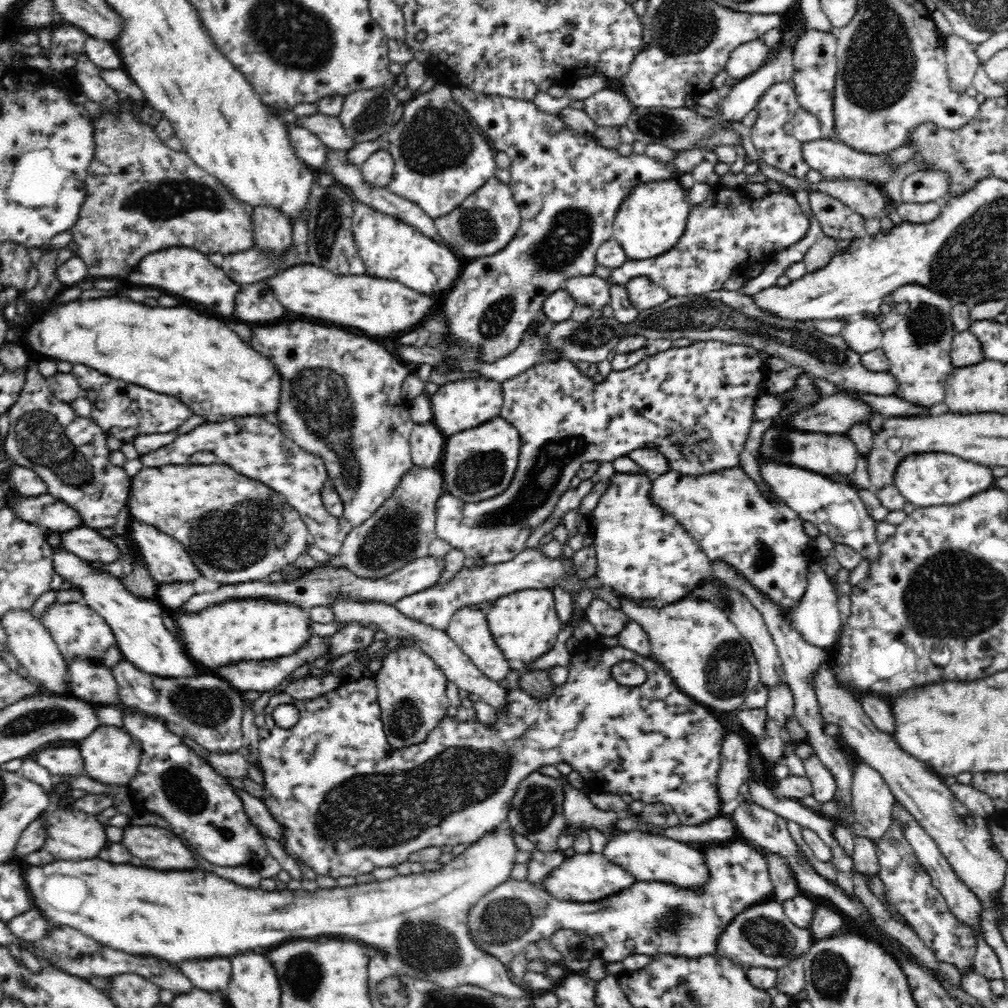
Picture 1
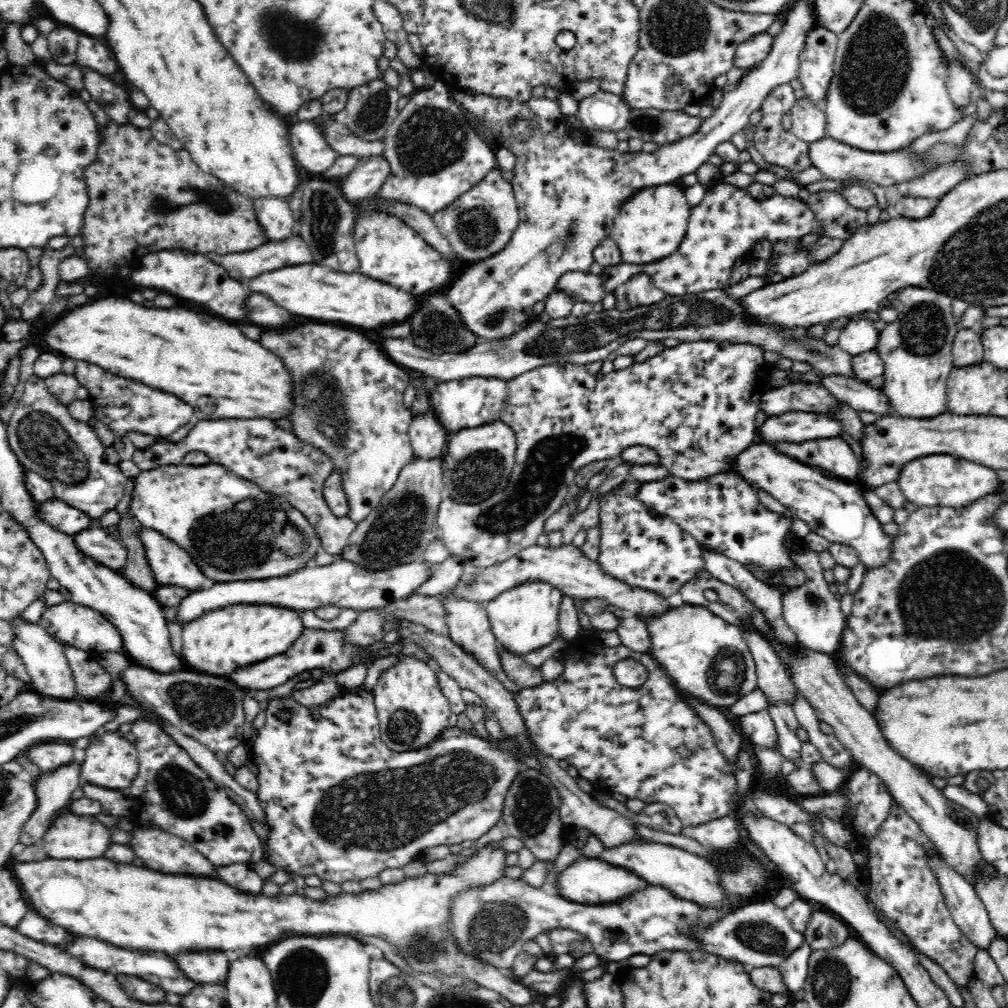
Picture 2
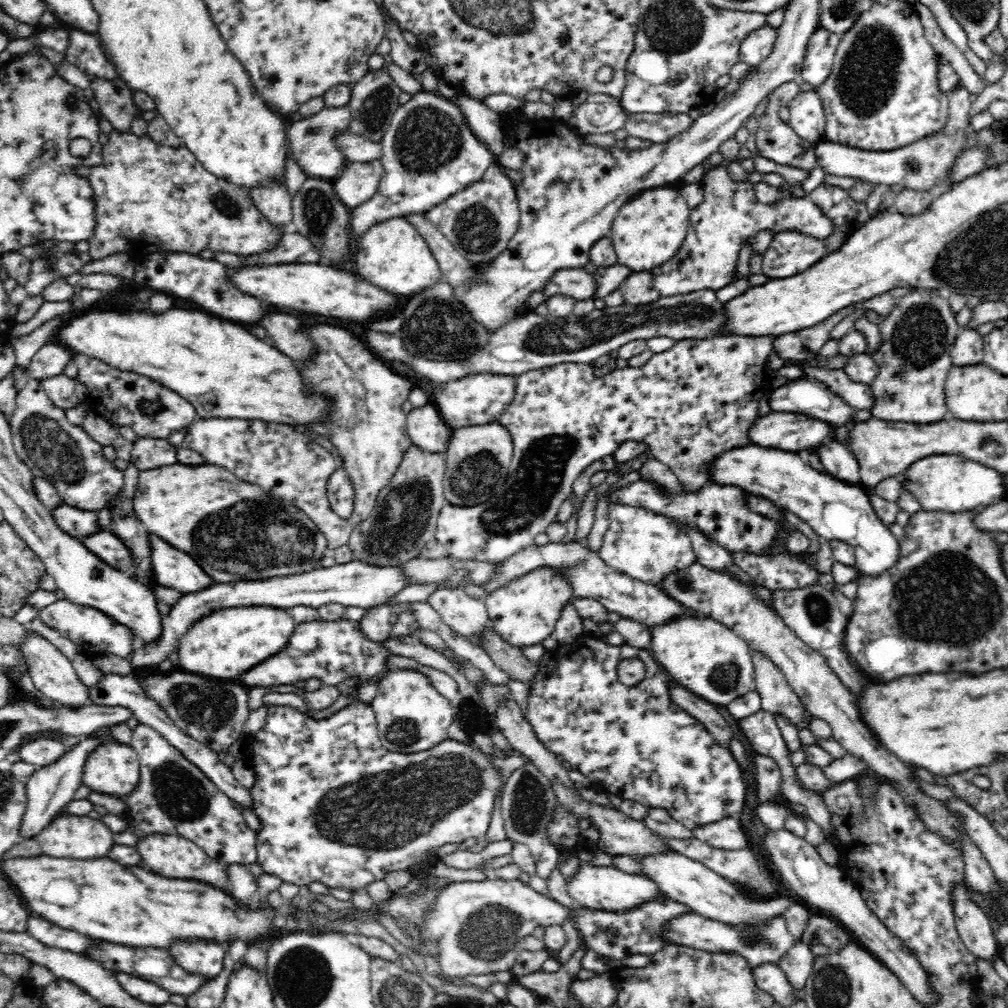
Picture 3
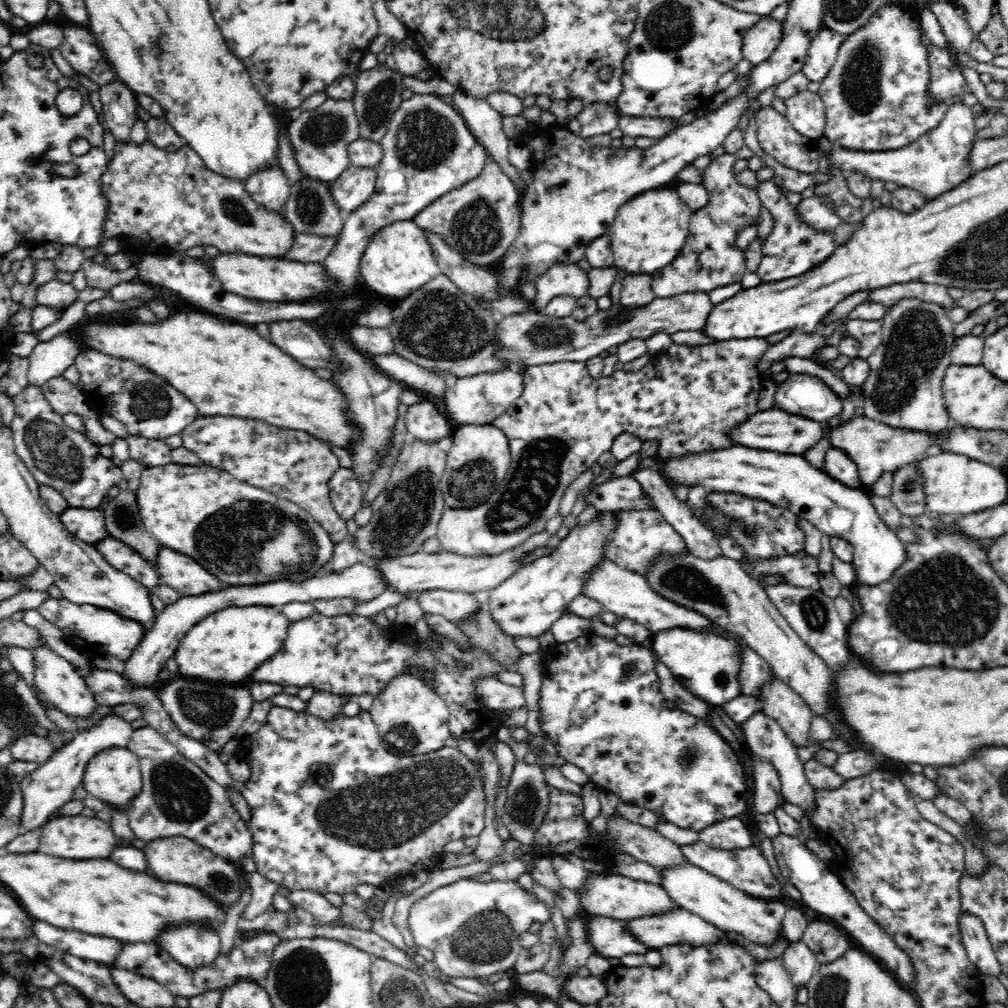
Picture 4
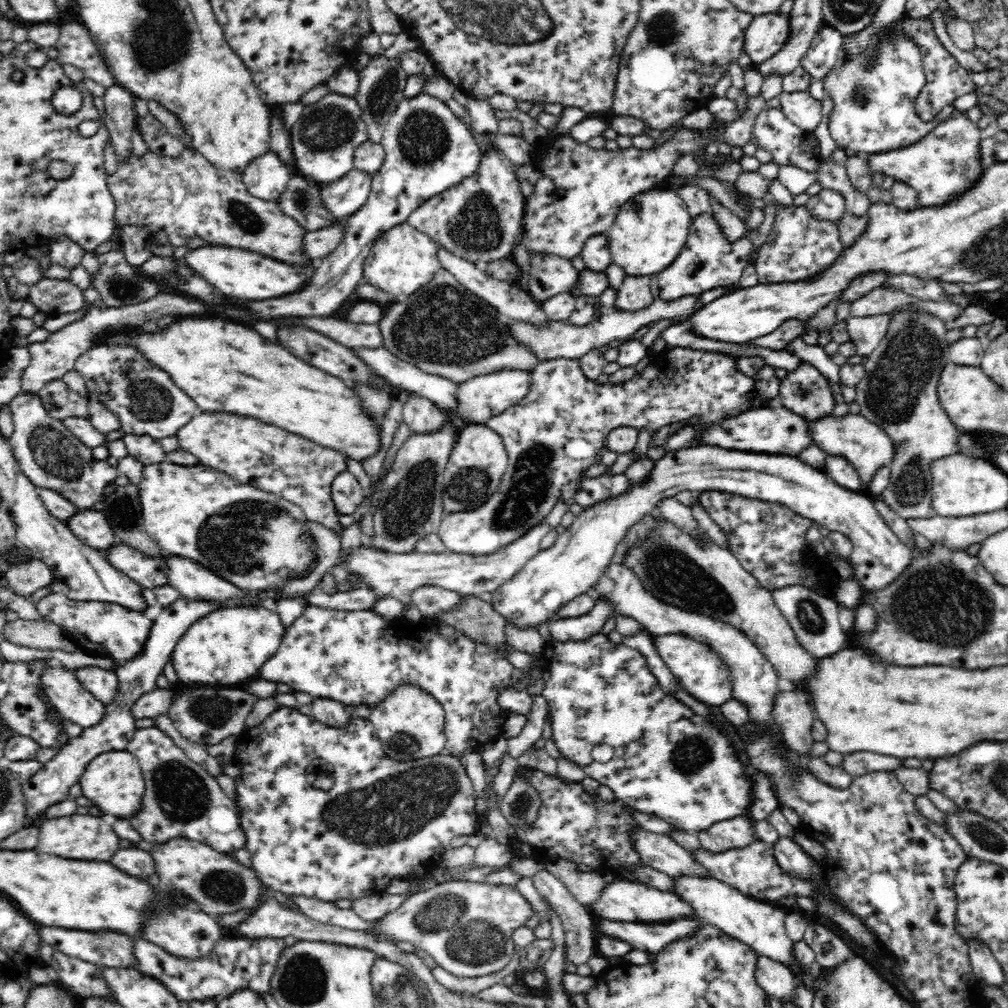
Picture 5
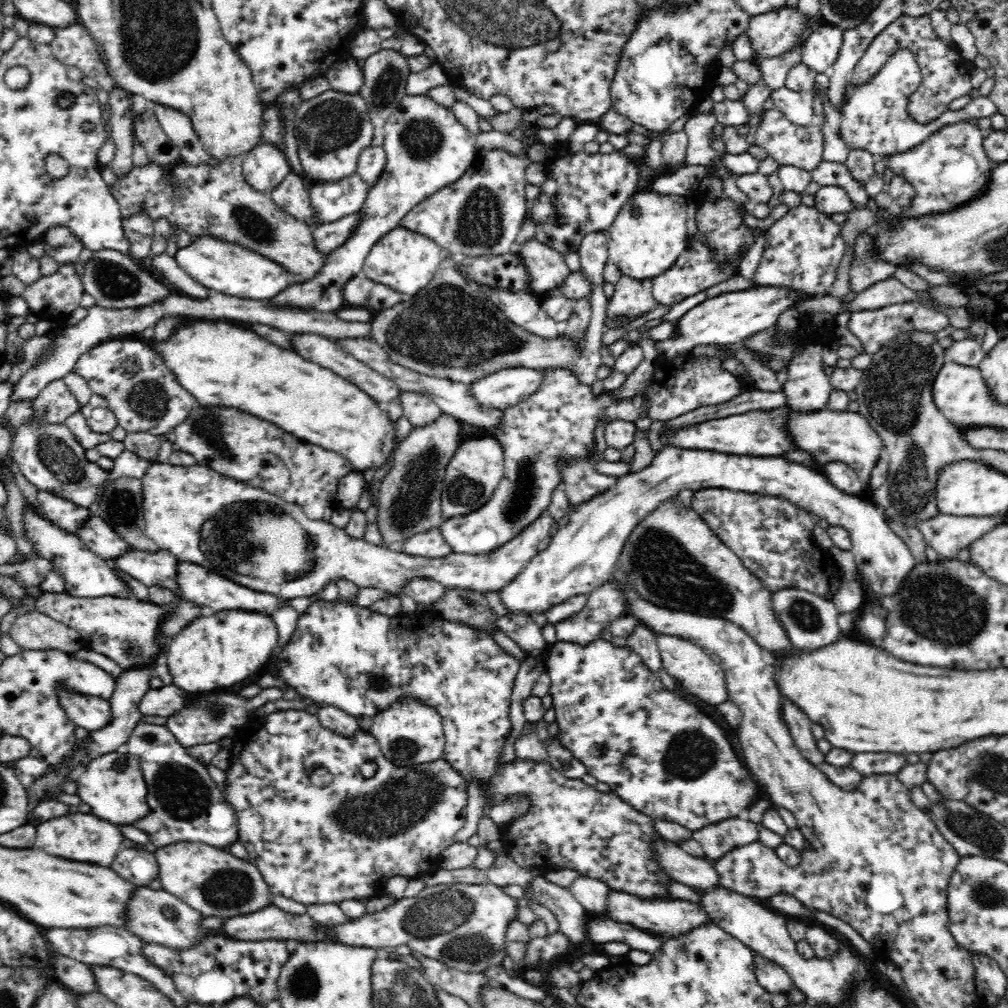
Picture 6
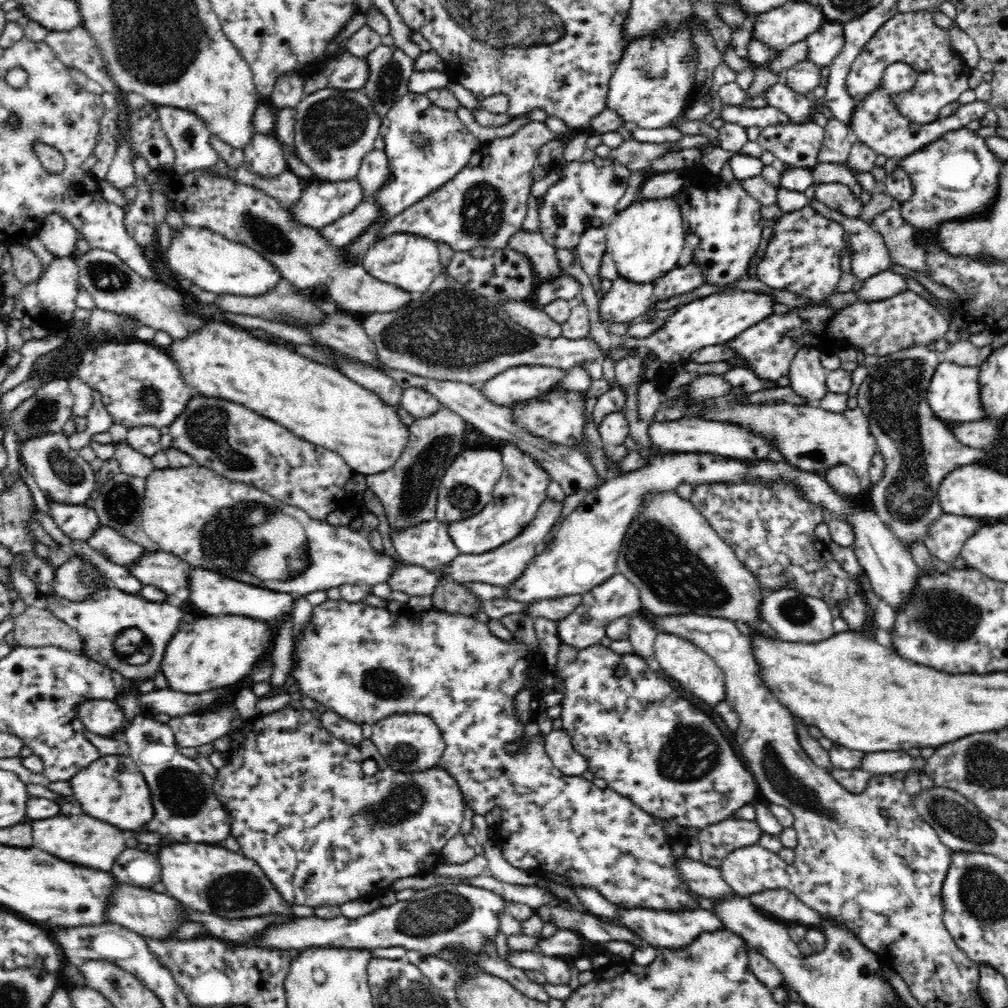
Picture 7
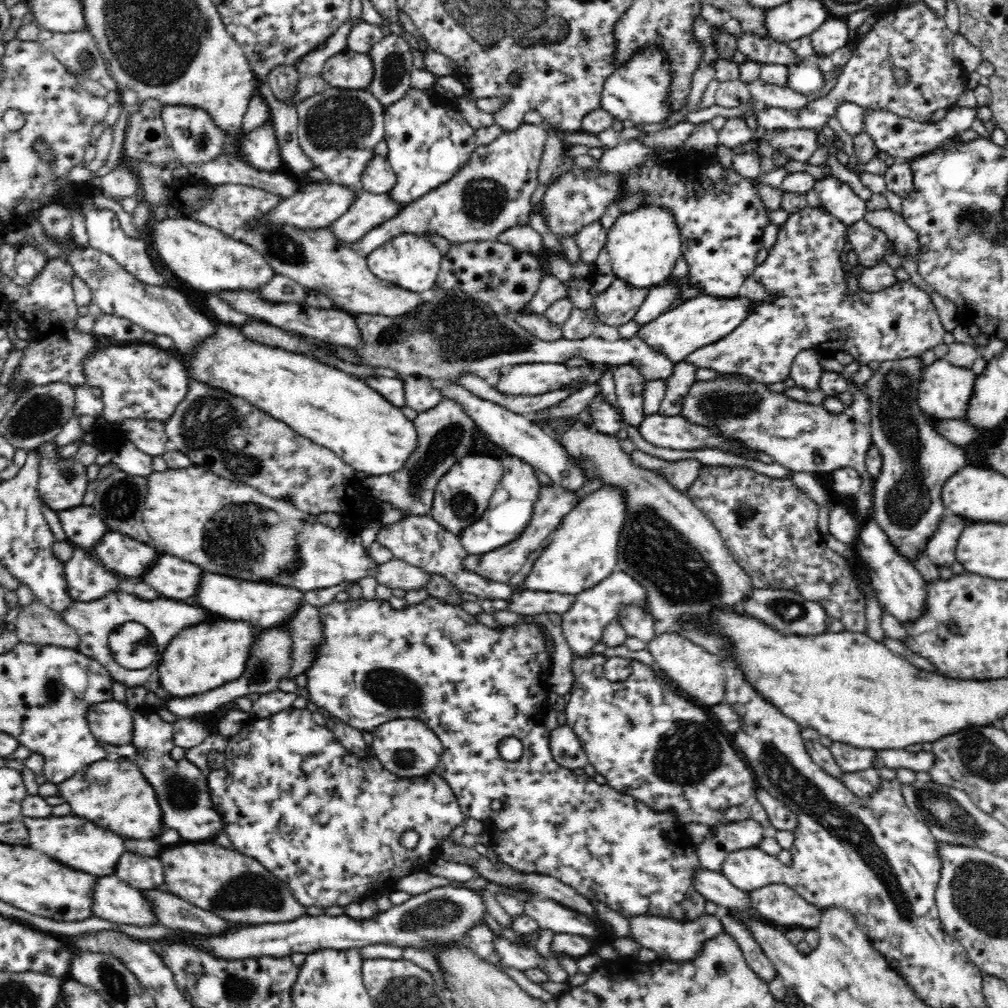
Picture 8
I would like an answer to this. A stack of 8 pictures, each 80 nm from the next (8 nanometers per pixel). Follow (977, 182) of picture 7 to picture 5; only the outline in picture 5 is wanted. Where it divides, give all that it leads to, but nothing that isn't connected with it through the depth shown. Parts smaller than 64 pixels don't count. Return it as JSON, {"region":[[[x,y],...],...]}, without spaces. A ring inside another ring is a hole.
{"region":[[[954,107],[951,114],[918,142],[898,150],[866,155],[866,163],[873,174],[892,177],[895,182],[914,188],[919,207],[936,207],[960,195],[978,181],[984,169],[980,165],[979,144],[980,129],[977,123],[971,121],[966,112]]]}

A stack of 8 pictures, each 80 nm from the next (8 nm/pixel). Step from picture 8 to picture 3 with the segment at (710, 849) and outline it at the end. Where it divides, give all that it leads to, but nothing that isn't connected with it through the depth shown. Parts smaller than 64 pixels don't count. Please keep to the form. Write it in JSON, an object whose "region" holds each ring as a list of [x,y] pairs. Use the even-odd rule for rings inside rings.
{"region":[[[726,817],[692,830],[694,838],[722,850],[740,850],[748,846],[748,838],[737,817]]]}

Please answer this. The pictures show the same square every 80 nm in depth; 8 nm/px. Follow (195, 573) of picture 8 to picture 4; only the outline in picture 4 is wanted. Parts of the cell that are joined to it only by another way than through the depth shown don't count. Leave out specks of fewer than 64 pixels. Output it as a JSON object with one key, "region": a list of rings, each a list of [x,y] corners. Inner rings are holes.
{"region":[[[106,534],[102,540],[91,543],[116,570],[129,574],[134,580],[152,589],[161,584],[158,567],[154,563],[144,561],[140,554],[125,545],[121,540]]]}

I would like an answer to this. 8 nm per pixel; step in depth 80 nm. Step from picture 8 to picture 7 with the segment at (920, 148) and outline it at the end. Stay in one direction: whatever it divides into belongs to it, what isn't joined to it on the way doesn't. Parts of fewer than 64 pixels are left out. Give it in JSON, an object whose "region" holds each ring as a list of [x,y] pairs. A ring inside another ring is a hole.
{"region":[[[903,60],[888,64],[886,70],[884,70],[882,80],[880,80],[880,84],[872,92],[868,92],[862,100],[856,100],[852,118],[850,118],[850,122],[847,125],[852,144],[855,142],[862,143],[870,147],[877,155],[884,154],[888,158],[894,158],[894,156],[904,158],[904,156],[908,156],[908,154],[924,148],[932,140],[938,140],[940,136],[944,136],[950,130],[962,128],[962,126],[970,124],[972,120],[979,121],[985,117],[985,114],[989,110],[992,110],[989,101],[979,99],[965,101],[951,116],[939,117],[934,122],[921,125],[906,116],[902,116],[895,103],[895,98],[900,93],[914,88],[917,78],[917,70]]]}

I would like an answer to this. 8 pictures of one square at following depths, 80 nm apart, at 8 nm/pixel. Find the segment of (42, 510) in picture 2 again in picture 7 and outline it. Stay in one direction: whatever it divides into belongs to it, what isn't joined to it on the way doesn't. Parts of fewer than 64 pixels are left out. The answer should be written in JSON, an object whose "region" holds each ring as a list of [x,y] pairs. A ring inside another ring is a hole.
{"region":[[[98,524],[94,527],[96,530],[90,532],[86,543],[92,550],[96,550],[98,554],[102,554],[106,560],[114,564],[126,567],[134,560],[138,560],[138,556],[146,551],[110,526]]]}

